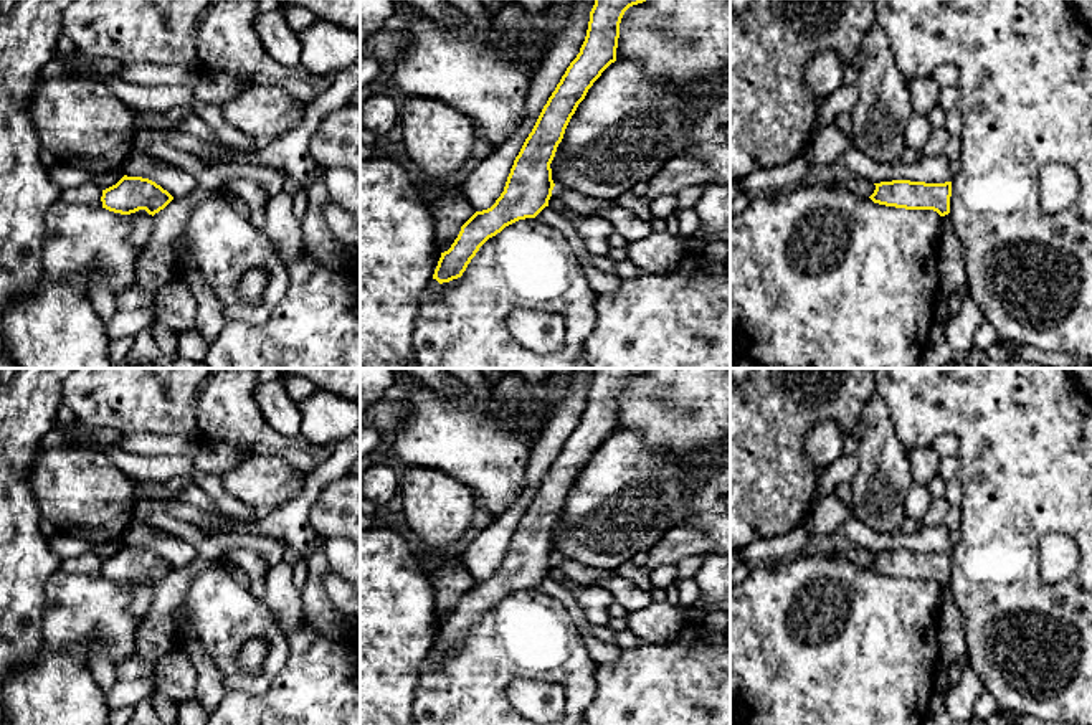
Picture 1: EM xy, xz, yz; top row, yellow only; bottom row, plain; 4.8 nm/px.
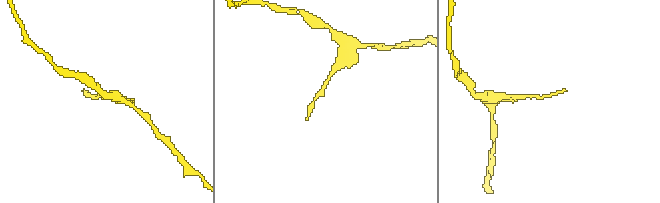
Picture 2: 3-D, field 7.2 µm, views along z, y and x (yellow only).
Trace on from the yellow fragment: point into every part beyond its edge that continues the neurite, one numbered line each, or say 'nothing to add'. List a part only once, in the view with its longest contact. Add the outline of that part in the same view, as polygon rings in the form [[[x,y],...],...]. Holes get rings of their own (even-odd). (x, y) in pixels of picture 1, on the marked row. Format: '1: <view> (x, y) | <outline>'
nothing to add

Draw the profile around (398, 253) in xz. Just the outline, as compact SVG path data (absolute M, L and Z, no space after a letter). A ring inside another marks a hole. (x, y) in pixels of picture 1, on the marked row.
M360 160L360 368L408 368L420 294L441 258L434 225L400 160Z

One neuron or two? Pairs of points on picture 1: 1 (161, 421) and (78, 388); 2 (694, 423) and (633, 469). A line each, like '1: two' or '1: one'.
1: one
2: two

